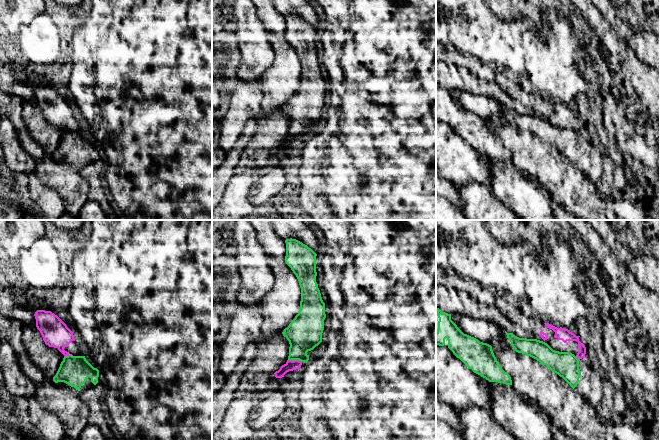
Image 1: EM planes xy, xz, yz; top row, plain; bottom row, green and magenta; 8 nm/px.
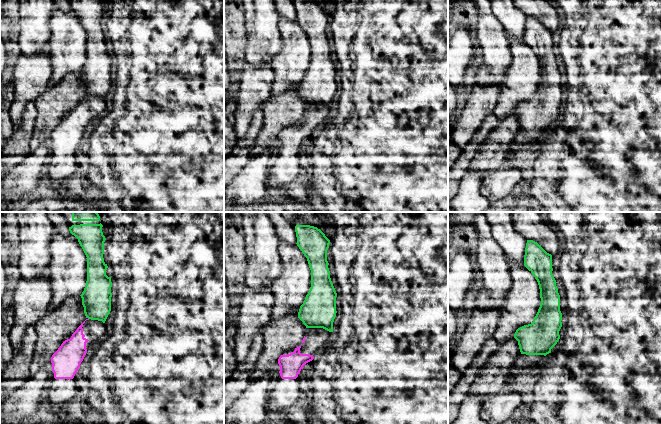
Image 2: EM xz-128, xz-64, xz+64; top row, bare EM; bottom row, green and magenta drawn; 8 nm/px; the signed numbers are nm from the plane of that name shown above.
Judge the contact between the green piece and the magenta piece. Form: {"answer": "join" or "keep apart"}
{"answer": "keep apart"}

